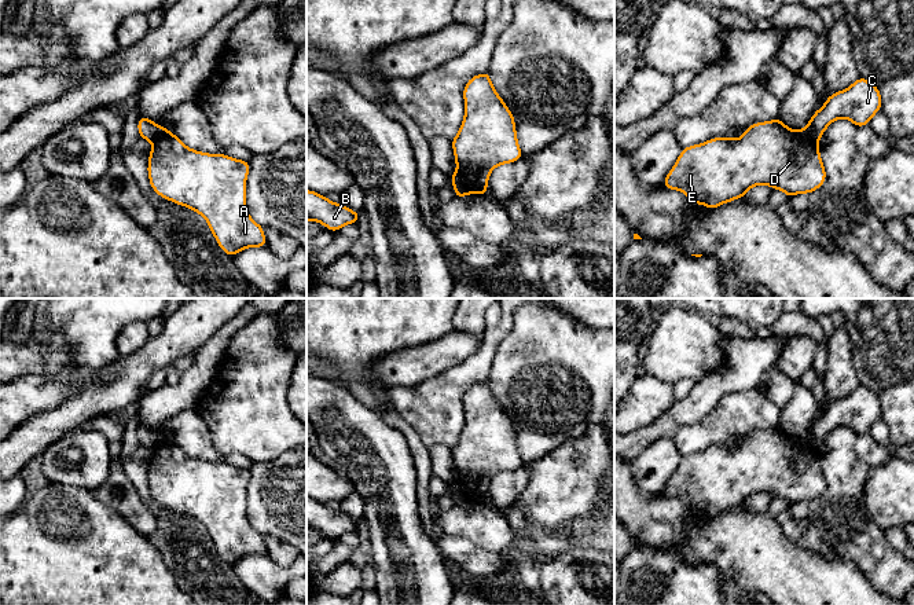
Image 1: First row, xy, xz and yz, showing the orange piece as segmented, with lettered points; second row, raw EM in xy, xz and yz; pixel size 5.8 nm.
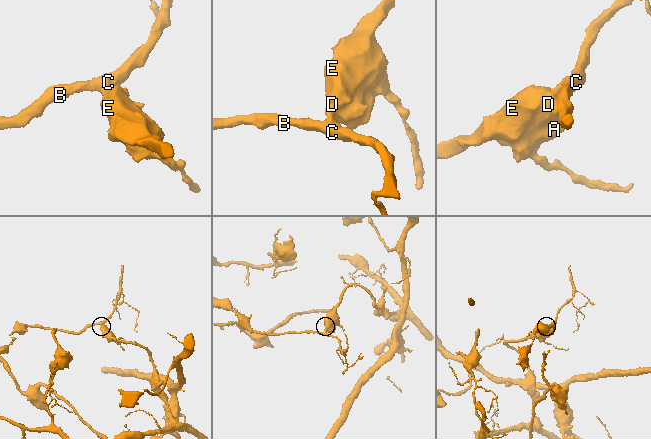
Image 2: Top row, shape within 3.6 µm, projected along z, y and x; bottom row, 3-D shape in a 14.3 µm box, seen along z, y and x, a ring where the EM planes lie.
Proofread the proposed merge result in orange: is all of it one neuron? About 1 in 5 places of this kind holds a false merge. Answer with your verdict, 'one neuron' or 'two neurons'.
two neurons

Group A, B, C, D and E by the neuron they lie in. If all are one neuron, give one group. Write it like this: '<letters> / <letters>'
A D E / B C

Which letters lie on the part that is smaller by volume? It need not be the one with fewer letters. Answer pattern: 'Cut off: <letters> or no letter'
Cut off: B, C

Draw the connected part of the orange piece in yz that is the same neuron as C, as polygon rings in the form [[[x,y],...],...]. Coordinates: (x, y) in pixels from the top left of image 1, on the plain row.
[[[859,385],[847,397],[832,402],[800,440],[818,451],[826,436],[837,426],[845,426],[860,436],[870,430],[881,414],[882,407],[876,392]]]

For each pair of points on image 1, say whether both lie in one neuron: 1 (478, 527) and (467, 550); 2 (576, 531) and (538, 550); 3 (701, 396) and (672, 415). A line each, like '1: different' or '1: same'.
1: different
2: same
3: same

